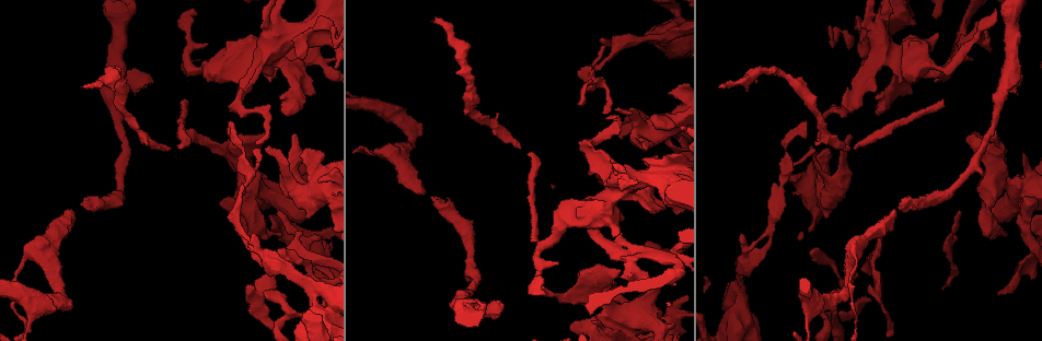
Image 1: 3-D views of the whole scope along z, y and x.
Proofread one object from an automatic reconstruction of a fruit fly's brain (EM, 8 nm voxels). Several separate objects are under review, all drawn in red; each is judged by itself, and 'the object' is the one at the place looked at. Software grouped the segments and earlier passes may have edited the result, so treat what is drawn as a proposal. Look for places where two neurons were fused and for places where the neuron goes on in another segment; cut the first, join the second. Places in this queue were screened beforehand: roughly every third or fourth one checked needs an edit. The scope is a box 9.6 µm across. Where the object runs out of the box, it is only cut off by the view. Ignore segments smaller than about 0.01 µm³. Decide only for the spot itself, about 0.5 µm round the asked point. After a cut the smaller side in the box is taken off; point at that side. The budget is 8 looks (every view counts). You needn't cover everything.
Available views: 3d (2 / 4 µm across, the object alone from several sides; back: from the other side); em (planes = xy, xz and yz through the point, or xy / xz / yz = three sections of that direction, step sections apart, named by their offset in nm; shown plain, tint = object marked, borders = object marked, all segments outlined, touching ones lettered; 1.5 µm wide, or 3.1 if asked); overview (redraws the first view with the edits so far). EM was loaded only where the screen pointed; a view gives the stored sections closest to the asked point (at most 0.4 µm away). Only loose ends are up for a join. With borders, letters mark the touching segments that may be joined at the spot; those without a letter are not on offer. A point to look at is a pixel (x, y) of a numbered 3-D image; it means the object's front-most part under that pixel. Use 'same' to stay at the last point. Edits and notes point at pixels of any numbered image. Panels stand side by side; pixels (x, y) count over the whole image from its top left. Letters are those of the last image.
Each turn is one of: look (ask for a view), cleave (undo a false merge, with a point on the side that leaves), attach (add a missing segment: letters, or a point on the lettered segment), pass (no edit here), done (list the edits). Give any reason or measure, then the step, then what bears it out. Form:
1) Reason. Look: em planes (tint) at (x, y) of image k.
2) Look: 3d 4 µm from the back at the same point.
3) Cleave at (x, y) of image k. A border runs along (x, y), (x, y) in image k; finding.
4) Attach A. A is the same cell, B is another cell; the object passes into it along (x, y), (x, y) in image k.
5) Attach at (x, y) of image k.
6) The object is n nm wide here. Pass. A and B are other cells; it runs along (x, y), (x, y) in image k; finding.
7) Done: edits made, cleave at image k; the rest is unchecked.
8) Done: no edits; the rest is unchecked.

Thick end. Look: em planes (plain) at (899, 202) of image 1.

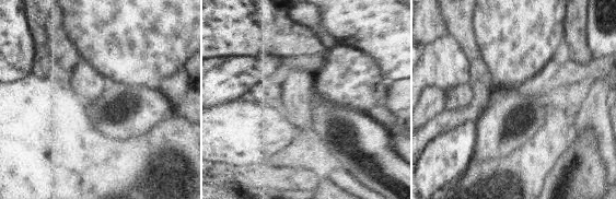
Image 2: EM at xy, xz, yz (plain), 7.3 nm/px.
Look: em planes (borders) at the same point.

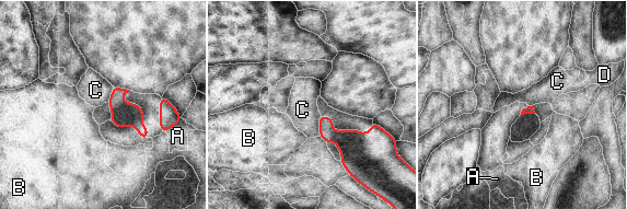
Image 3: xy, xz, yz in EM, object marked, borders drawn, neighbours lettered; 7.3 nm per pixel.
Pass. A, B, C and D are other cells; a border runs along (321, 115), (318, 119), (318, 136) in image 3; none of them fits.

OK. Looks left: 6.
Calibre changes. Look: 3d 2 µm at (610, 128) of image 1.

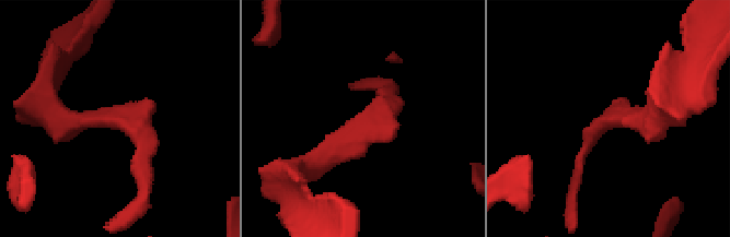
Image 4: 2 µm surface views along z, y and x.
Look: em xz step 8 (tint) at (610, 120) of image 4.

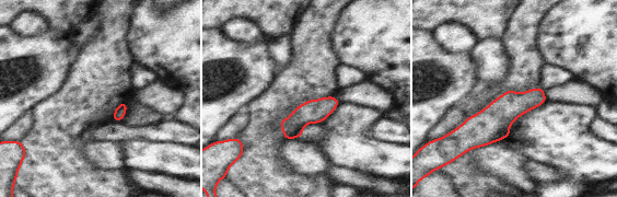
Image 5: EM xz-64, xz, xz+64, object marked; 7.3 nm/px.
Another direction. Look: em planes (borders) at the same point.

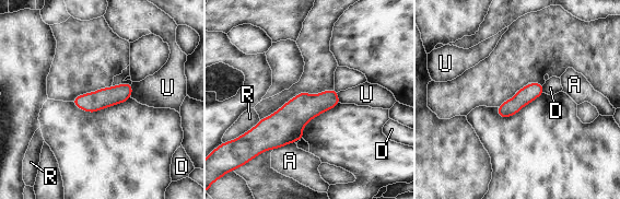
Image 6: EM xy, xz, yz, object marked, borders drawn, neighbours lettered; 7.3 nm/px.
Pass. A, D, R and U are other cells; it runs along (335, 94), (302, 108), (260, 144) in image 6; one neuron here.

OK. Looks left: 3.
Free end. Look: em planes (borders) at (531, 239) of image 1.

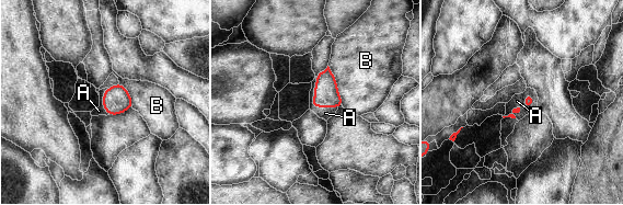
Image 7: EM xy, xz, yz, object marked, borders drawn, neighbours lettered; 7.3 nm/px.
The longest contact is with B, 320 nm. Attach A. A is the same cell, B is another cell; the object passes into it along (326, 94), (312, 104), (325, 113) in image 7; the neuron continues.

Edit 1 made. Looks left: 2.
Done: edits made, attach at image 7; the rest is unchecked.

